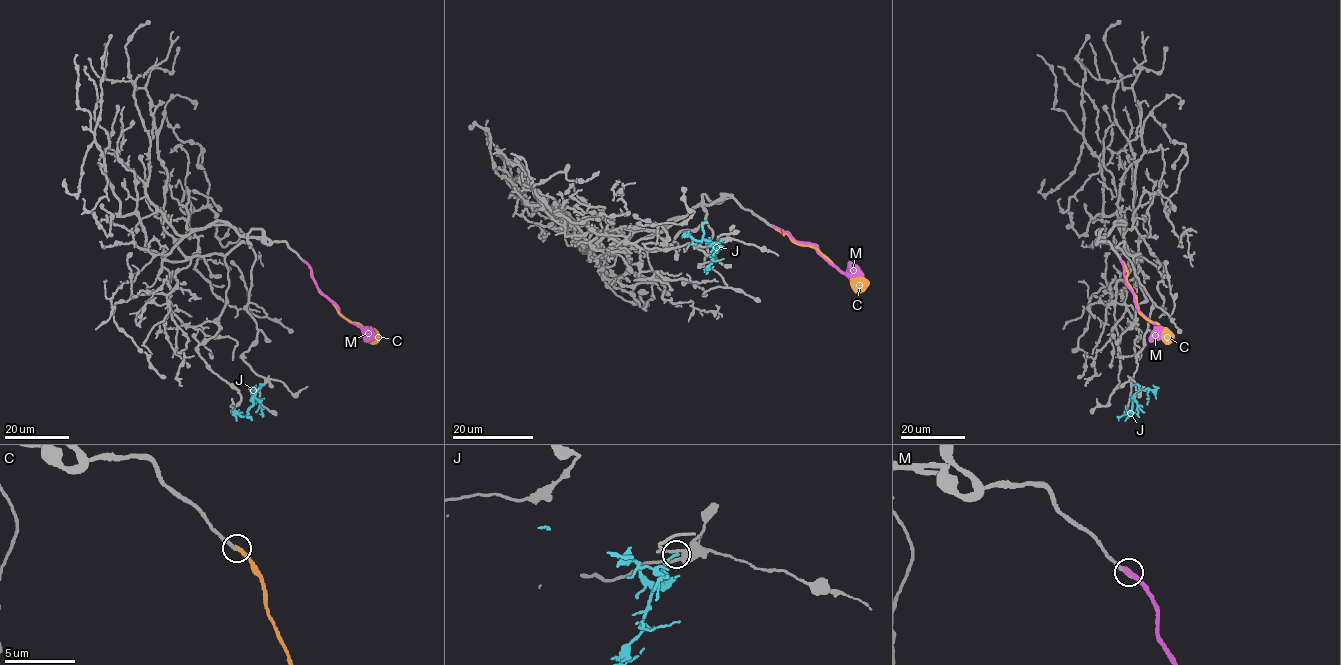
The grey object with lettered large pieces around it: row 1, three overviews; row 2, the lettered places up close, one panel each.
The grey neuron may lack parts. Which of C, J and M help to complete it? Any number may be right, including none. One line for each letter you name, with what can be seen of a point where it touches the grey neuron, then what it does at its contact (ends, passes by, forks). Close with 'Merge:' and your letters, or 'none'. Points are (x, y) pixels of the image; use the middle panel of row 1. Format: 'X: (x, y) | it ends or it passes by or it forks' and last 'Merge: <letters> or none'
Merge: none

